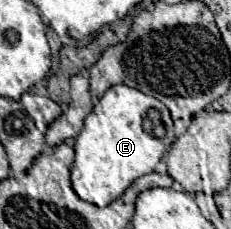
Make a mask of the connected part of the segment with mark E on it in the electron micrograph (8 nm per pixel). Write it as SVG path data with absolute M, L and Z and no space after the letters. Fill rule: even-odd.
M118 84L106 90L96 102L94 110L86 116L82 132L76 136L74 152L76 160L72 166L72 188L74 192L100 208L114 202L134 180L154 172L164 152L174 142L174 124L168 108L142 94L136 88Z

